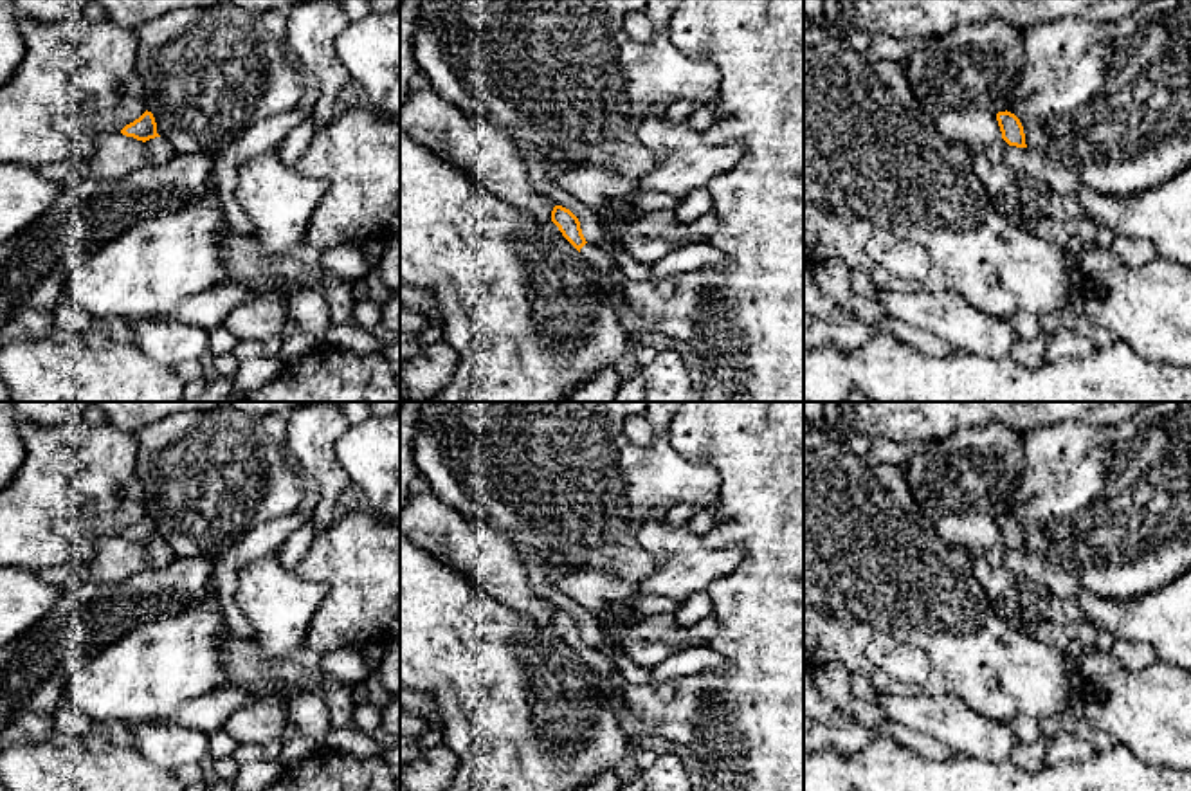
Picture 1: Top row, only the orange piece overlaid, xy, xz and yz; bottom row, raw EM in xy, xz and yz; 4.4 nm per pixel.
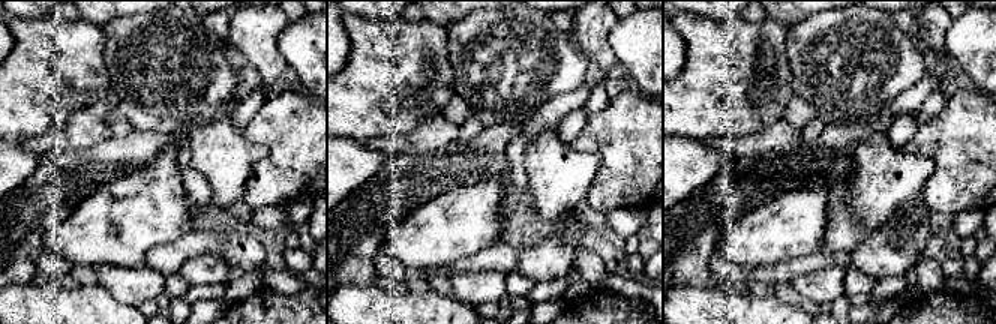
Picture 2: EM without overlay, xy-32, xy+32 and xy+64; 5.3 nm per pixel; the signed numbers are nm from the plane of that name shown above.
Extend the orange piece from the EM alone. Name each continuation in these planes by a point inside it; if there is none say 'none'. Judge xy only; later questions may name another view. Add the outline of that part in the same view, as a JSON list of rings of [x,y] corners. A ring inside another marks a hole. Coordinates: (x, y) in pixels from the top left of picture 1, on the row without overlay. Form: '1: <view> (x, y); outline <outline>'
none

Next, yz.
none

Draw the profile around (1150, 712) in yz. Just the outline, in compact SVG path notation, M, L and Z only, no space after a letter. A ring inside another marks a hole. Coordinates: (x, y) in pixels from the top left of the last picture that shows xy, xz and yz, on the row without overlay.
M1094 645L1074 661L1074 667L1085 681L1085 694L1076 708L1090 719L1101 735L1124 744L1148 764L1191 769L1191 672L1160 661L1141 672L1128 672L1110 652L1099 652Z

